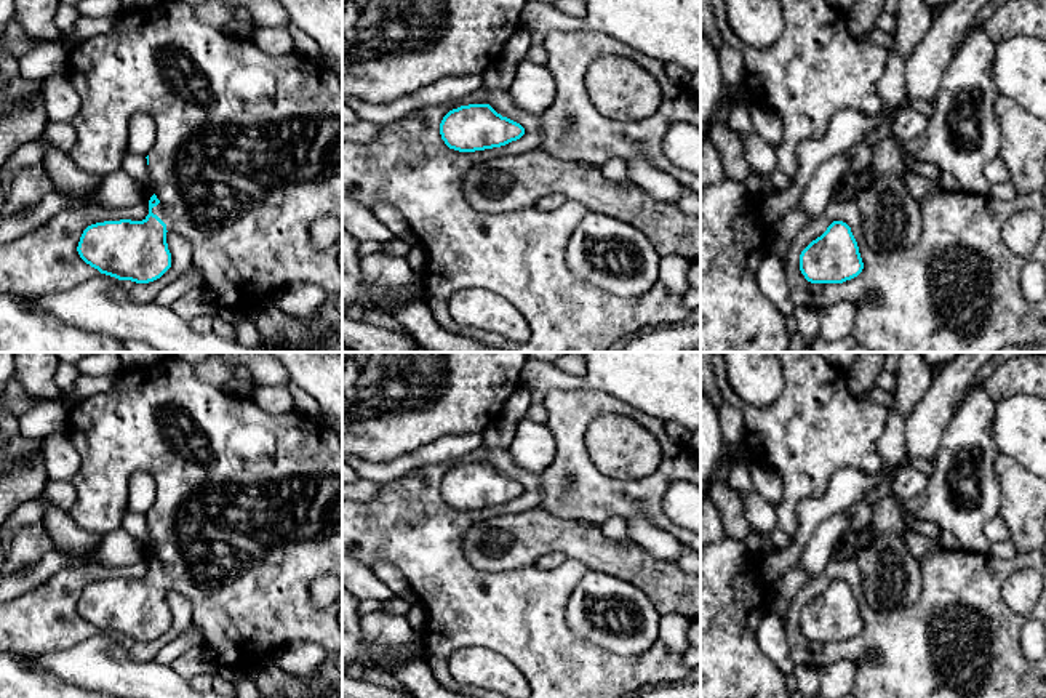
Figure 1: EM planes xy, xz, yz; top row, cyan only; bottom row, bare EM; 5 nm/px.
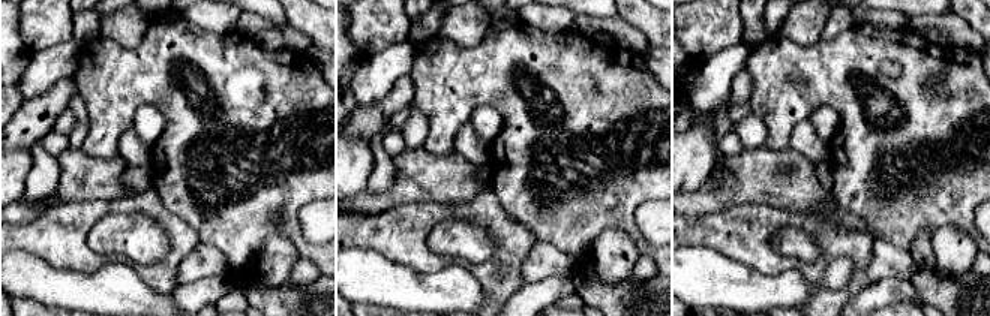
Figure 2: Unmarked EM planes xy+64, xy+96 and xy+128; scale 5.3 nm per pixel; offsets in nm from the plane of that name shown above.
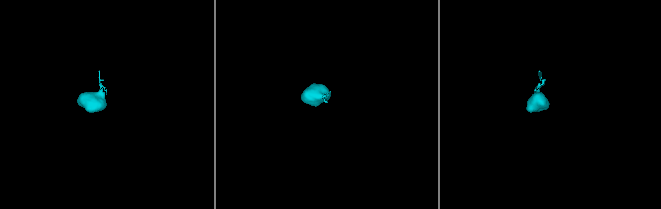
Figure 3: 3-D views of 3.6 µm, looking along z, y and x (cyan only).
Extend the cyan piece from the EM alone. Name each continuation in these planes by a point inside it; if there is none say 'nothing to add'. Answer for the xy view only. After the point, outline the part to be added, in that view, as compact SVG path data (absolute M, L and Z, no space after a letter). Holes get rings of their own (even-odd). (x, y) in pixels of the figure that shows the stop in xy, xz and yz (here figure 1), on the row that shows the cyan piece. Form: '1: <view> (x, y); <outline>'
1: xy (248, 146); M162 0L144 10L122 10L118 16L118 27L114 32L88 38L69 51L66 74L82 99L80 110L72 122L77 142L69 152L75 165L101 178L122 170L123 155L128 152L130 122L136 114L146 114L155 123L155 144L149 152L149 171L160 203L152 208L152 213L166 224L168 232L182 235L192 245L192 266L200 271L205 280L203 290L214 298L221 309L250 315L296 282L315 283L329 296L336 295L342 288L342 269L337 263L341 247L317 250L310 242L309 227L315 219L325 216L342 221L342 83L339 77L323 64L309 61L296 51L270 54L251 38L235 37L211 27L197 19L192 5L181 0Z

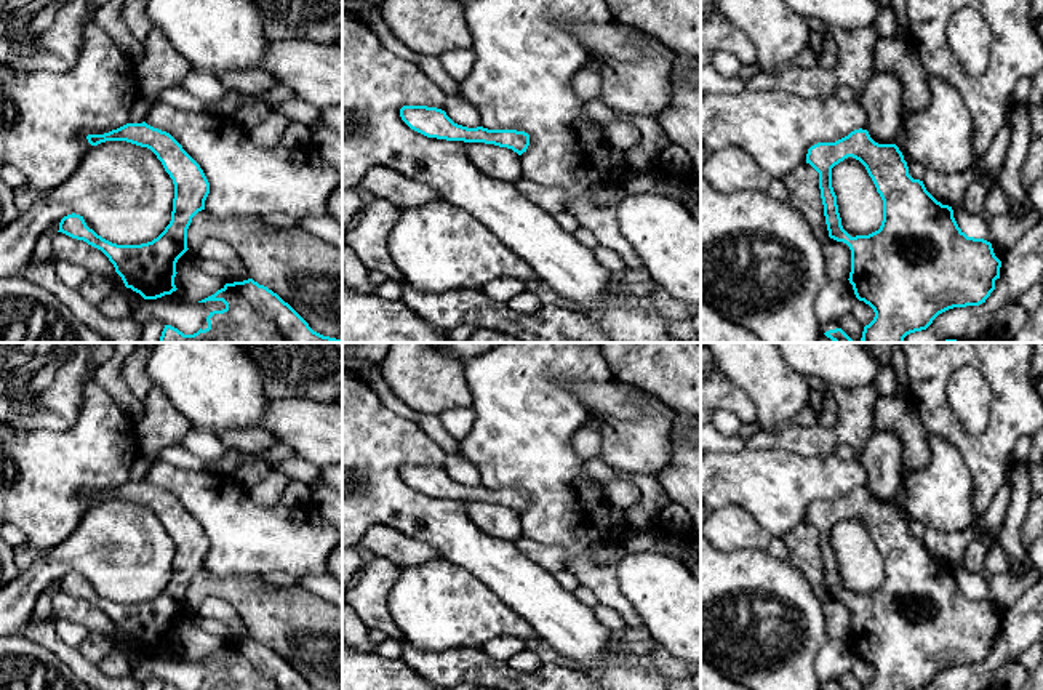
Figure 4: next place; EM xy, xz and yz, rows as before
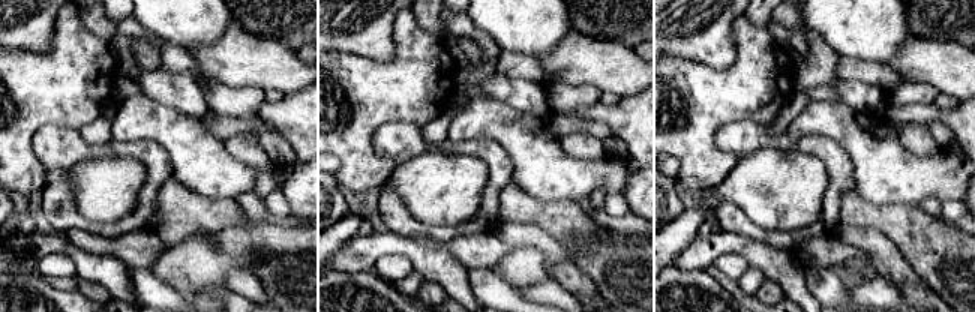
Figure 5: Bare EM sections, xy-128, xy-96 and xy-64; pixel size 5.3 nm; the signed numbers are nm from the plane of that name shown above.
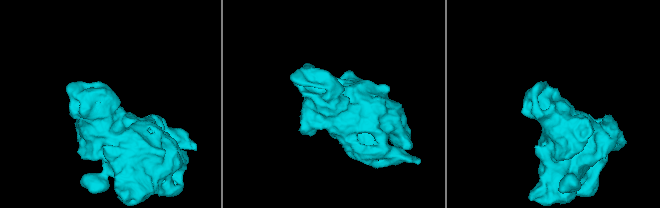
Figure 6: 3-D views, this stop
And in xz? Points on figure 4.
nothing to add

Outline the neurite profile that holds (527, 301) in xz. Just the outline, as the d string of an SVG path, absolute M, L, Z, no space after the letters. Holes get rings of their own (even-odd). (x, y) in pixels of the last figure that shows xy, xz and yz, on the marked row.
M525 290L514 296L507 306L518 314L534 314L542 307L541 299L533 290Z

